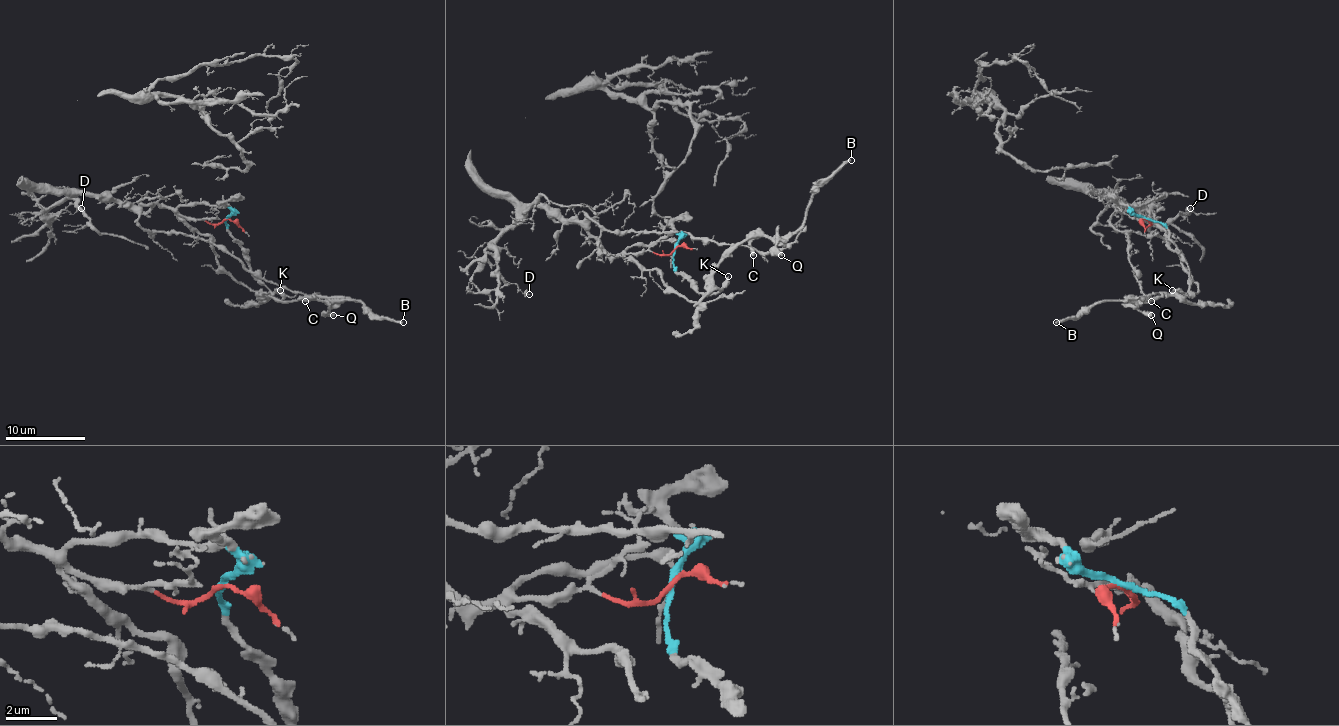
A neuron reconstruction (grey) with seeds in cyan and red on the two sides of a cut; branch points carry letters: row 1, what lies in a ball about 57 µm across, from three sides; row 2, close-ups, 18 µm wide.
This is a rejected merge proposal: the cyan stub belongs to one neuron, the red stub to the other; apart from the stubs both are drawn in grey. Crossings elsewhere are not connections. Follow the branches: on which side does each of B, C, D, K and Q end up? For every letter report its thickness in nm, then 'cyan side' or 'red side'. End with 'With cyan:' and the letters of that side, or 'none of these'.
B: calibre 280 nm; cyan side
C: calibre 280 nm; cyan side
D: calibre 260 nm; red side
K: calibre 240 nm; cyan side
Q: calibre 500 nm; cyan side
With cyan: B, C, K, Q

